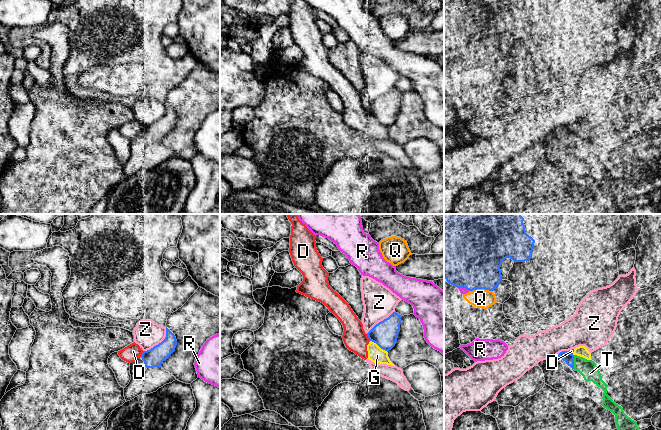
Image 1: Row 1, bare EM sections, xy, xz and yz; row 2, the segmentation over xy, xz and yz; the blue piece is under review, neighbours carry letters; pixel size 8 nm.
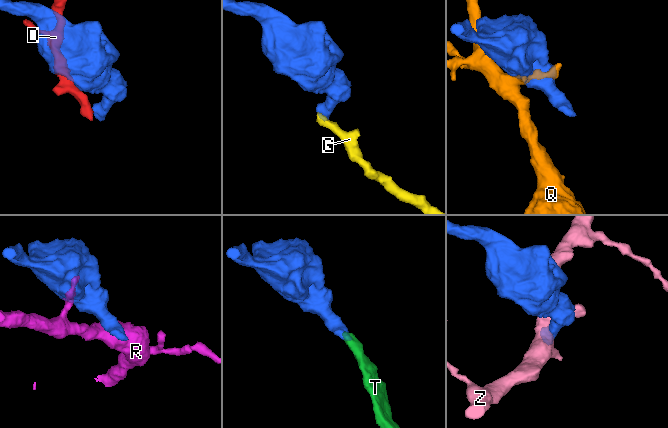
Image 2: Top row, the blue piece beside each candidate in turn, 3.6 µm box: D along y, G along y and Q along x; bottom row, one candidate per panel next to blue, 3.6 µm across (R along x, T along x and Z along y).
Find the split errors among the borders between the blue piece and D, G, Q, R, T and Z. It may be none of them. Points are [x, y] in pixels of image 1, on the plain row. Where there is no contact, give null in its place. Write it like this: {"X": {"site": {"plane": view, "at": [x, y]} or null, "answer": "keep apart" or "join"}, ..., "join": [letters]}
{"D": {"site": {"plane": "xz", "at": [368, 113]}, "answer": "keep apart"}, "G": {"site": {"plane": "xz", "at": [379, 122]}, "answer": "keep apart"}, "Q": {"site": {"plane": "yz", "at": [480, 64]}, "answer": "keep apart"}, "R": {"site": {"plane": "yz", "at": [464, 63]}, "answer": "keep apart"}, "T": {"site": {"plane": "yz", "at": [573, 138]}, "answer": "join"}, "Z": {"site": {"plane": "xy", "at": [159, 119]}, "answer": "keep apart"}, "join": ["T"]}

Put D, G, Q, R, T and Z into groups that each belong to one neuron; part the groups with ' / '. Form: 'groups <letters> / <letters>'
groups D G / Q / R / T / Z

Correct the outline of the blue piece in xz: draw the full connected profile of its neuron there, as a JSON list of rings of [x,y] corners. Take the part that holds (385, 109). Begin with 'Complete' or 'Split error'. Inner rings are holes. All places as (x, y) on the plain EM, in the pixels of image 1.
Complete. [[[393,88],[388,94],[376,100],[368,109],[369,117],[376,119],[385,127],[391,126],[400,108],[401,91]]]

